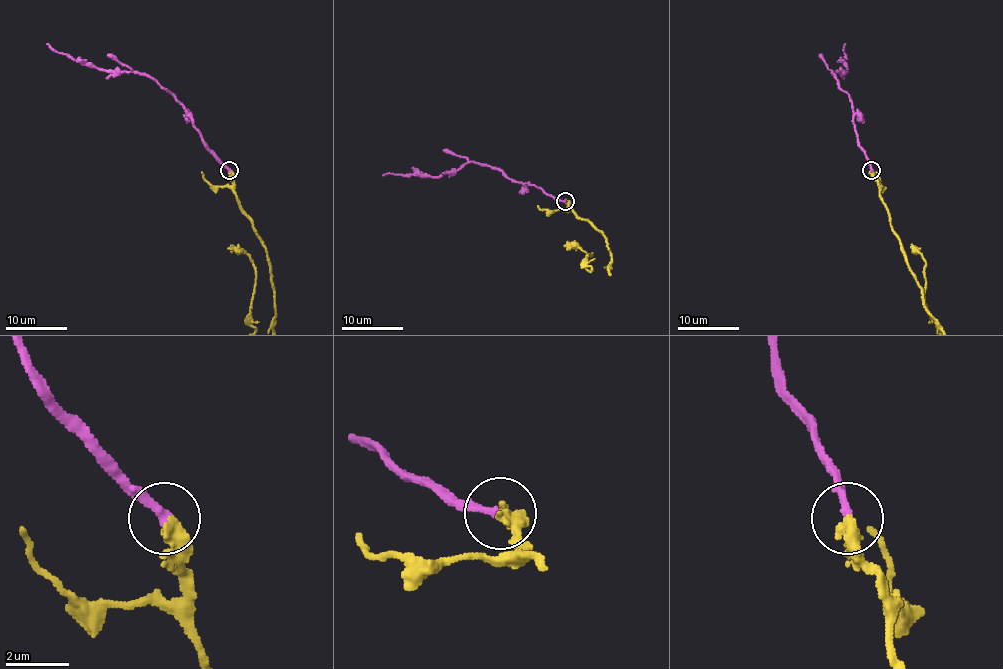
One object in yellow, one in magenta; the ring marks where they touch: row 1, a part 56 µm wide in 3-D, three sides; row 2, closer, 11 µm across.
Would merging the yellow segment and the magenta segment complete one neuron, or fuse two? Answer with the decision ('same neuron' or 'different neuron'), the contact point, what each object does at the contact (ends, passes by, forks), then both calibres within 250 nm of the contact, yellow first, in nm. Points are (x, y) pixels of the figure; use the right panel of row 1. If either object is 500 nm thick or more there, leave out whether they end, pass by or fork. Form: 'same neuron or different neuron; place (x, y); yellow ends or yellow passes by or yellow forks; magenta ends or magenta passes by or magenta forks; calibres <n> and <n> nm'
same neuron; place (871, 170); yellow ends; magenta ends; calibres 480 and 280 nm

